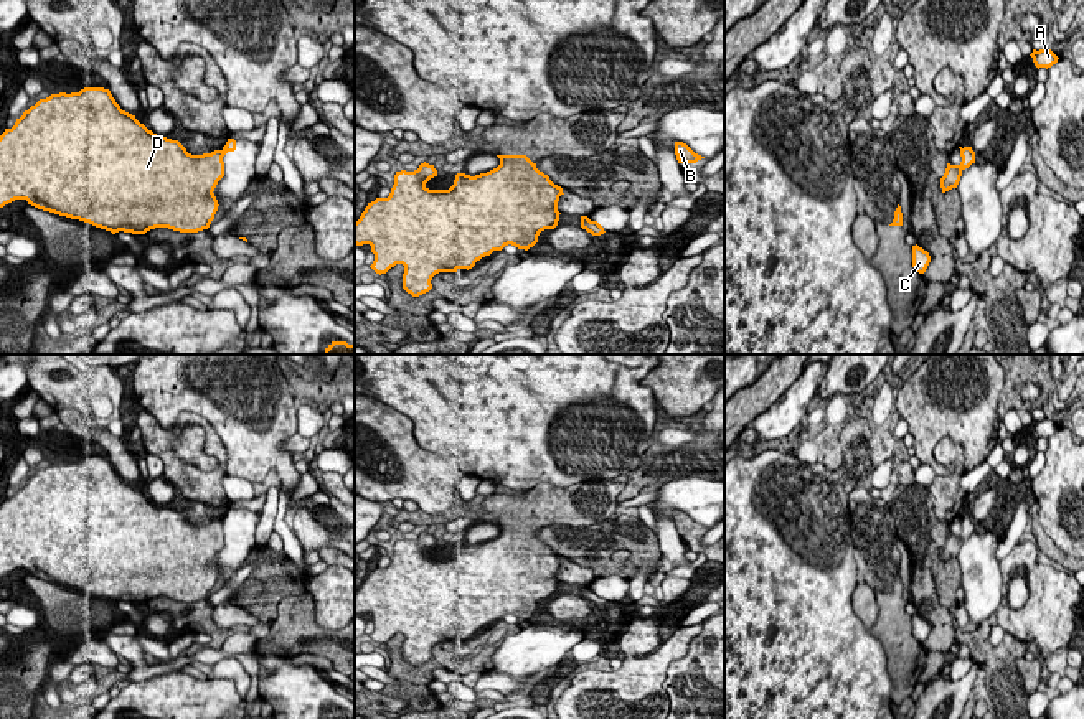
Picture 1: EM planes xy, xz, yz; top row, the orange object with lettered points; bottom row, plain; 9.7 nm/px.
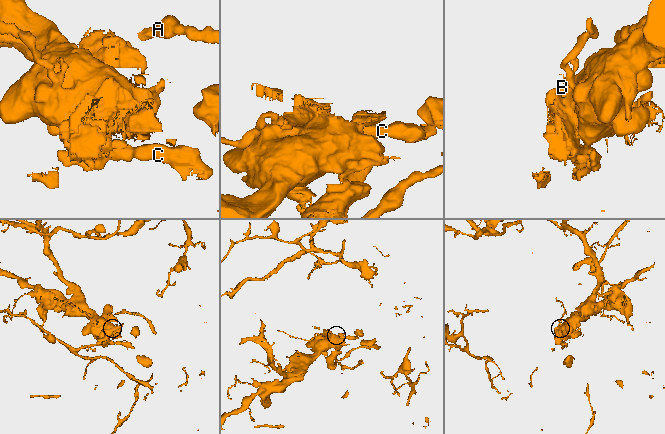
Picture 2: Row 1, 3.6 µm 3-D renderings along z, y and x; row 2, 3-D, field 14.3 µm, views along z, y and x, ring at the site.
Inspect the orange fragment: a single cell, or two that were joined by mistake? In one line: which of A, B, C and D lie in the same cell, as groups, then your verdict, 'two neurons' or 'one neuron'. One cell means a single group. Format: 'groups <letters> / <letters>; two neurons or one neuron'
groups A C / B D; two neurons

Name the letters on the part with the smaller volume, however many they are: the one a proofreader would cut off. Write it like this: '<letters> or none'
A, C

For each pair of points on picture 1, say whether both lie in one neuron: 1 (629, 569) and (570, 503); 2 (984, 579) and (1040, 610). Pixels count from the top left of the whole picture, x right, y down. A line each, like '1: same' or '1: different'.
1: different
2: different

